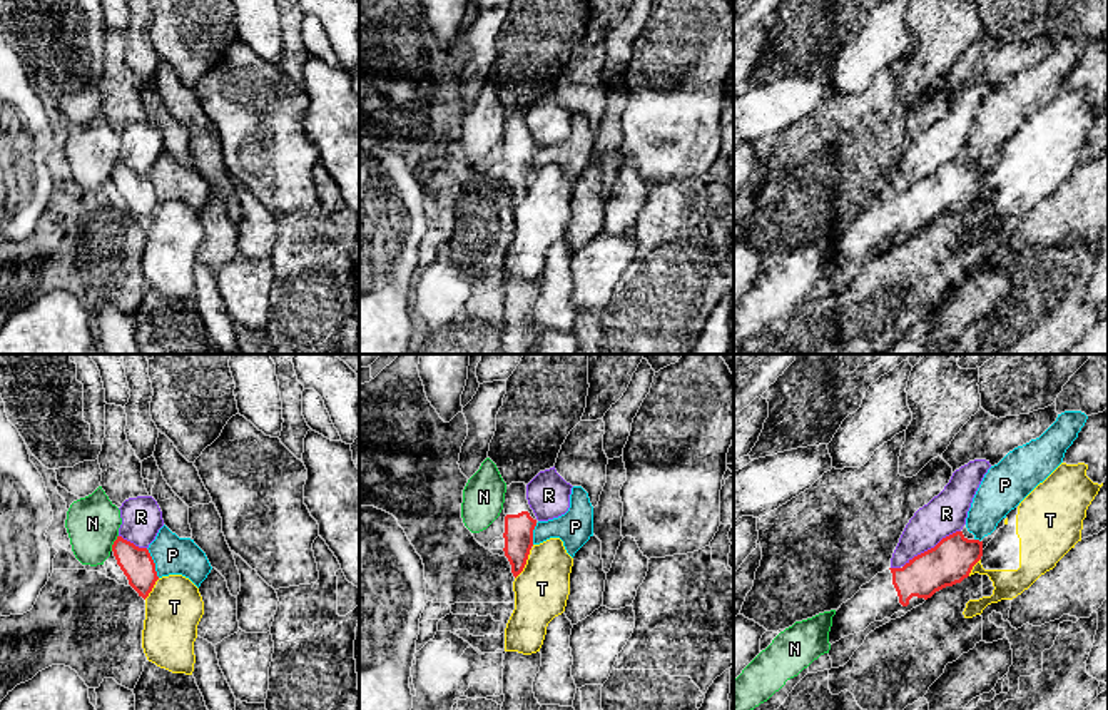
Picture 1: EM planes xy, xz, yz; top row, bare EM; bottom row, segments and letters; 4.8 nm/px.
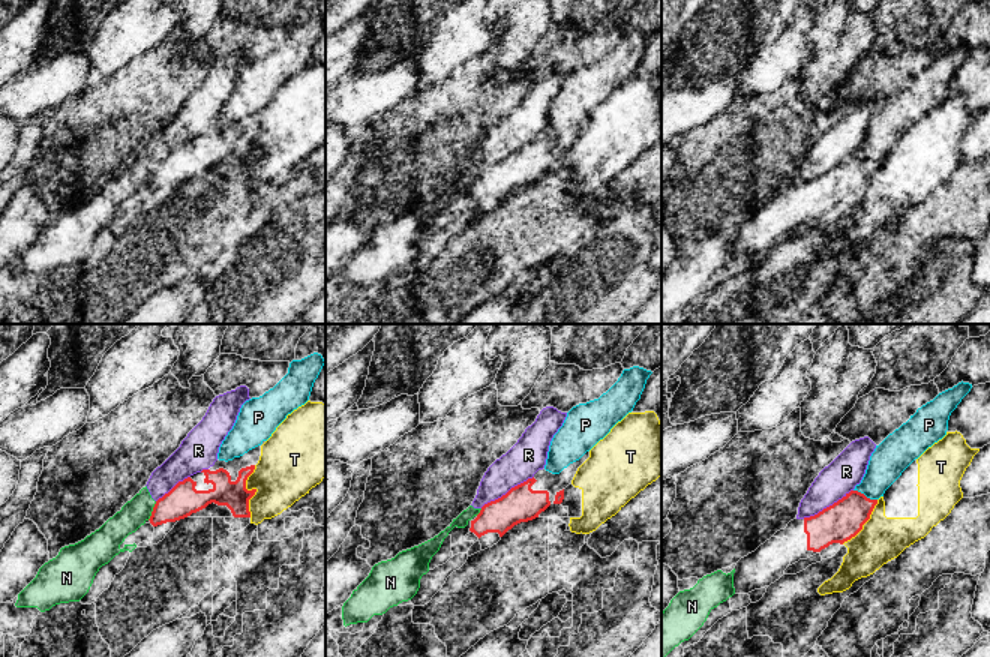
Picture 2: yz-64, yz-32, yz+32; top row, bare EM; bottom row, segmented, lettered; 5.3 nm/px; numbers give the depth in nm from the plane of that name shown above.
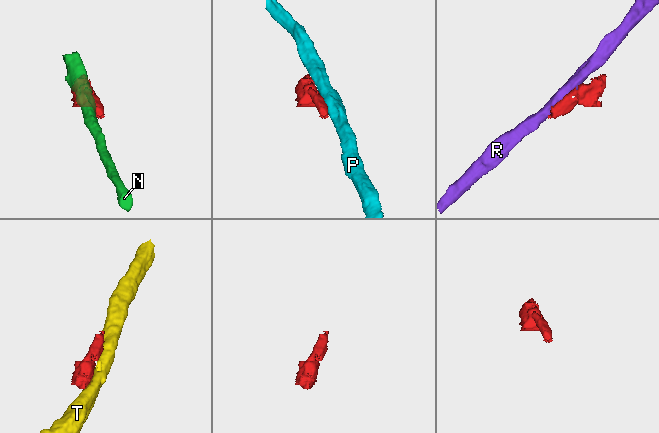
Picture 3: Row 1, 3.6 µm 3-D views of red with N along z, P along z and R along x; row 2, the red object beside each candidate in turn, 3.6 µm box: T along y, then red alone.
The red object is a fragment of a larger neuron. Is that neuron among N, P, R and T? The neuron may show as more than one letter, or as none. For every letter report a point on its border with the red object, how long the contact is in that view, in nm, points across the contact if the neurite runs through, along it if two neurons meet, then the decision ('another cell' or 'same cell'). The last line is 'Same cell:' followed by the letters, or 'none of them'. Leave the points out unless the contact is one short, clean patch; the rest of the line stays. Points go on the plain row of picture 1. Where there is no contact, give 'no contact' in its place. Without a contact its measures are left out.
N: meets red in xy at (114, 169); contact 90 nm long; border along xy (117, 161), (111, 176); another cell
P: meets red in xy at (154, 189); contact 160 nm long; border along xy (146, 174), (159, 202); another cell
R: meets red in yz at (931, 174); contact 340 nm long; another cell
T: meets red in xz at (525, 189); contact 170 nm long; another cell
Same cell: none of them

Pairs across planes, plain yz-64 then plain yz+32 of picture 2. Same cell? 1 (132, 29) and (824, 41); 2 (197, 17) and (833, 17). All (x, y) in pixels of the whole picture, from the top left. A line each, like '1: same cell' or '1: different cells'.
1: different cells
2: same cell

